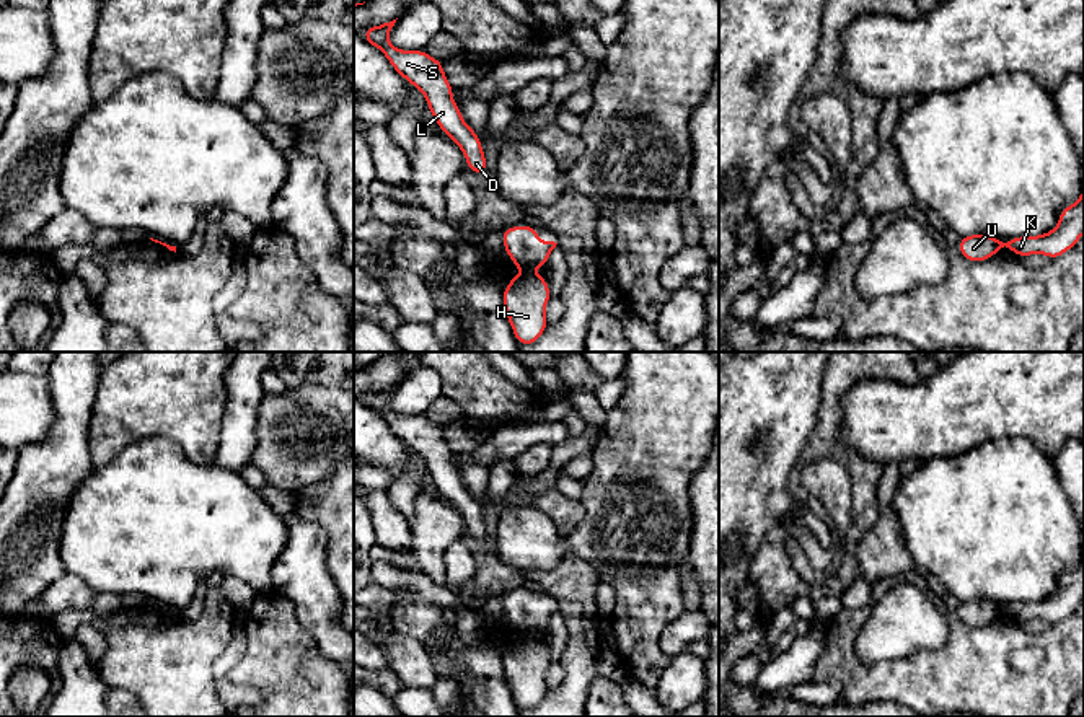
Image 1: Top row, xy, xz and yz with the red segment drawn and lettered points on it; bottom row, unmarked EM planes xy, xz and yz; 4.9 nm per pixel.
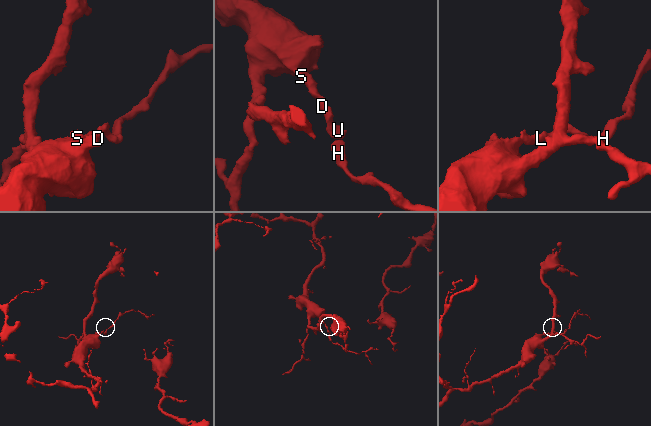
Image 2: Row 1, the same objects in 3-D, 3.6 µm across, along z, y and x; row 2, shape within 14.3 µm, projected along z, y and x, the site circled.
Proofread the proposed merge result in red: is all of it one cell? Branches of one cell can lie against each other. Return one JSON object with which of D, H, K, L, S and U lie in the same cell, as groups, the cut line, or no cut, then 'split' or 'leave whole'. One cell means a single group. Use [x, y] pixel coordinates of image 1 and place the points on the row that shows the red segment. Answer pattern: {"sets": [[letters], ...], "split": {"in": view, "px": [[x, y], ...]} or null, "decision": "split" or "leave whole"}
{"sets": [["D", "L", "S", "U"], ["H", "K"]], "split": {"in": "xz", "px": [[525, 271], [530, 272]]}, "decision": "split"}

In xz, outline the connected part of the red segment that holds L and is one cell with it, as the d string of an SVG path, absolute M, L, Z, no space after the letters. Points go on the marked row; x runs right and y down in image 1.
M396 20L368 26L362 37L380 49L391 67L425 98L437 125L460 147L471 173L486 174L487 161L478 134L465 122L460 106L453 101L453 86L443 73L442 60L430 57L425 49L403 51L388 42Z

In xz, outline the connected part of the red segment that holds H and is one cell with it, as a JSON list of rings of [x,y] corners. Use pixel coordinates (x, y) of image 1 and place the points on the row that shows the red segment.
[[[525,272],[509,280],[502,303],[515,339],[522,345],[535,344],[544,332],[546,305],[551,298],[546,279]]]

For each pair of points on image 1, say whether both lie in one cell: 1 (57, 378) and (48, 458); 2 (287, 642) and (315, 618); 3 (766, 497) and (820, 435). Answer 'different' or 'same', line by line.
1: same
2: different
3: different

